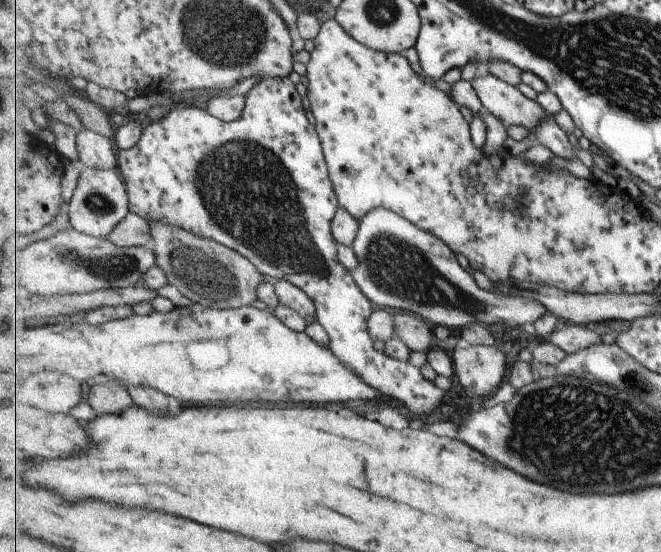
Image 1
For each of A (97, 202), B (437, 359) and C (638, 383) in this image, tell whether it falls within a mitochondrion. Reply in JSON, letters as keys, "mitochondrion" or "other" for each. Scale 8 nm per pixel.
{"A":"mitochondrion","B":"other","C":"mitochondrion"}

